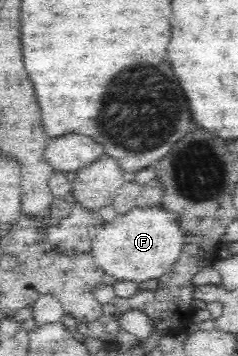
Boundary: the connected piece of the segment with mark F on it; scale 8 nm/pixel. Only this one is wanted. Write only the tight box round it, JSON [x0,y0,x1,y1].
[92,206,184,284]

